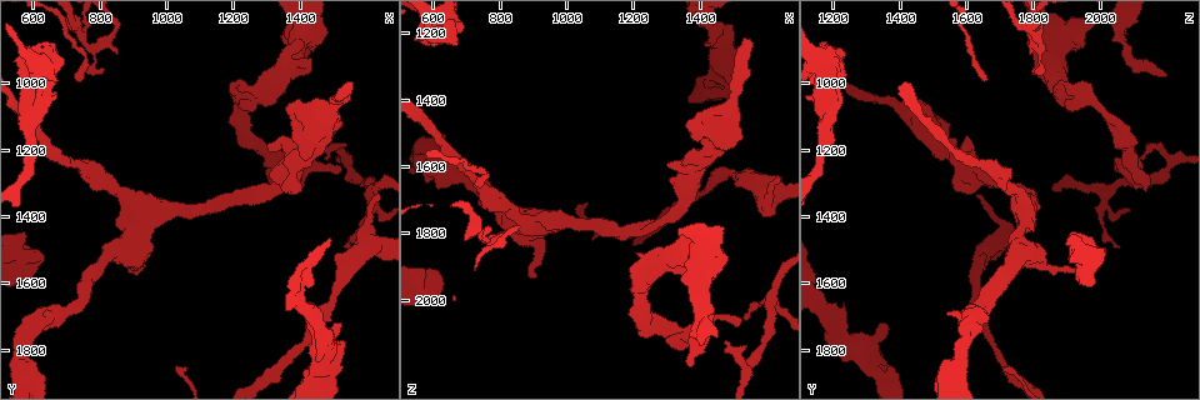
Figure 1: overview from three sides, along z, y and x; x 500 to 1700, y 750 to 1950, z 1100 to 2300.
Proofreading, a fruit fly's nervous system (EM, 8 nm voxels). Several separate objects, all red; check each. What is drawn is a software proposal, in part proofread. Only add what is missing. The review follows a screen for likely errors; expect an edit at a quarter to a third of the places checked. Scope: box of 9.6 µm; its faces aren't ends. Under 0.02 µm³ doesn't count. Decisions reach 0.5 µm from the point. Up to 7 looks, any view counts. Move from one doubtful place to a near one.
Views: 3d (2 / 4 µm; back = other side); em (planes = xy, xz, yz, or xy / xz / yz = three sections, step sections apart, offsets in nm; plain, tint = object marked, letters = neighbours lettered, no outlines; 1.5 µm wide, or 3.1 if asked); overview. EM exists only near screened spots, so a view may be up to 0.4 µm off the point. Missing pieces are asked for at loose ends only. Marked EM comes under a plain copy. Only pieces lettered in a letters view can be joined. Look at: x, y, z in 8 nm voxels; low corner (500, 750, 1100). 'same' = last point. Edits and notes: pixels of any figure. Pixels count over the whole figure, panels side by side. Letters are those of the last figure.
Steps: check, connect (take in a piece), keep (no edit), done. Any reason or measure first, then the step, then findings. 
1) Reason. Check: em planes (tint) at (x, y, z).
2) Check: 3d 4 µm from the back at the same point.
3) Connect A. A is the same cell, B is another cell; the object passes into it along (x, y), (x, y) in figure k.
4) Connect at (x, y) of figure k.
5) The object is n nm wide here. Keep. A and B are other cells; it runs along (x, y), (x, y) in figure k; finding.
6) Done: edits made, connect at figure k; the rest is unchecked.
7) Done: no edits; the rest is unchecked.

Check: 3d 4 µm from the back at (570, 1590, 1950).

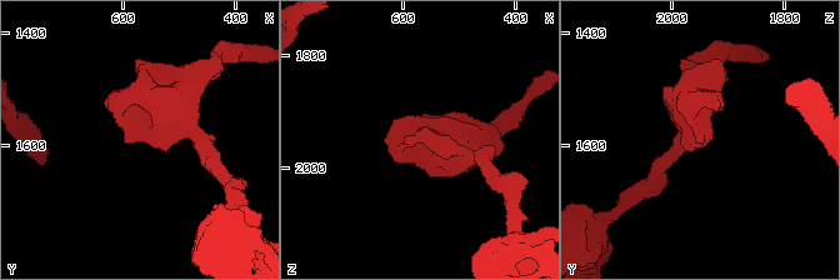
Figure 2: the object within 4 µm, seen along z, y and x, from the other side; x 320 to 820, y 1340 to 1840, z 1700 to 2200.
Check: em planes (letters) at (580, 1590, 1950).

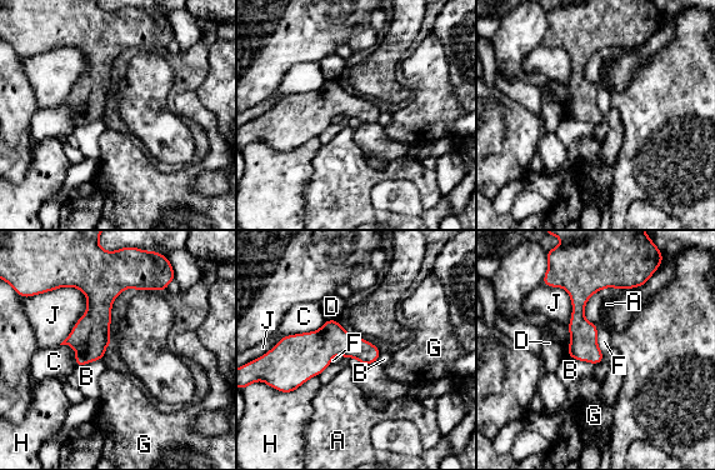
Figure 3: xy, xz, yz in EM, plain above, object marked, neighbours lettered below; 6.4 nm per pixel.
Keep. A, B, C, D, F, G, H and J are other cells; a border runs along (101, 359), (76, 366) in figure 3; no lettered piece goes on from it.

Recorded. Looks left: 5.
Free end. Check: 3d 4 µm at (1370, 980, 2200).

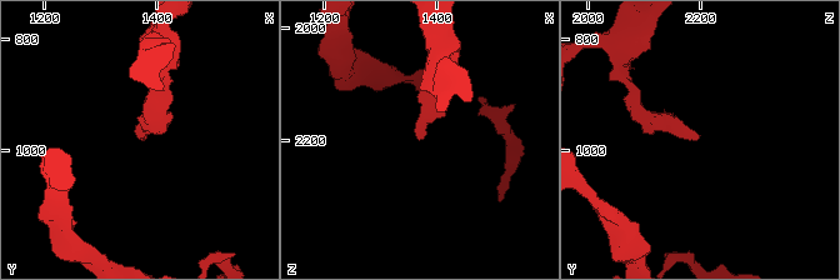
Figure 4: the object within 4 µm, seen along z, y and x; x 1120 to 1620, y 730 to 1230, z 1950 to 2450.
Check: em xy step 8 (tint) at (1370, 975, 2200).

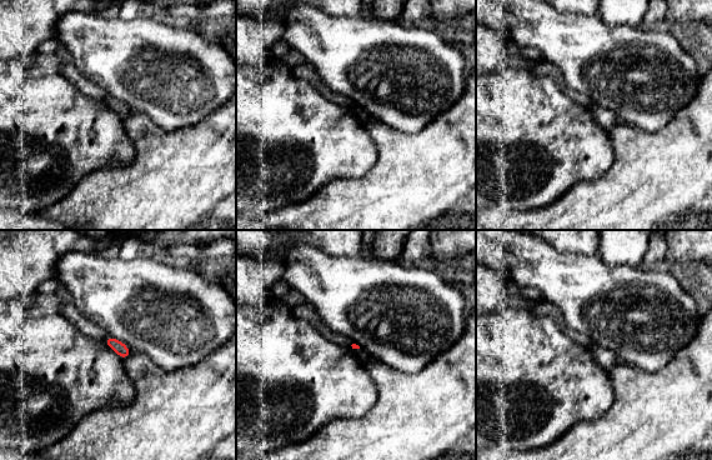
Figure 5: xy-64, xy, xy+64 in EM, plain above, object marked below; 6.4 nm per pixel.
Check: em xz step 4 (letters) at the same point.

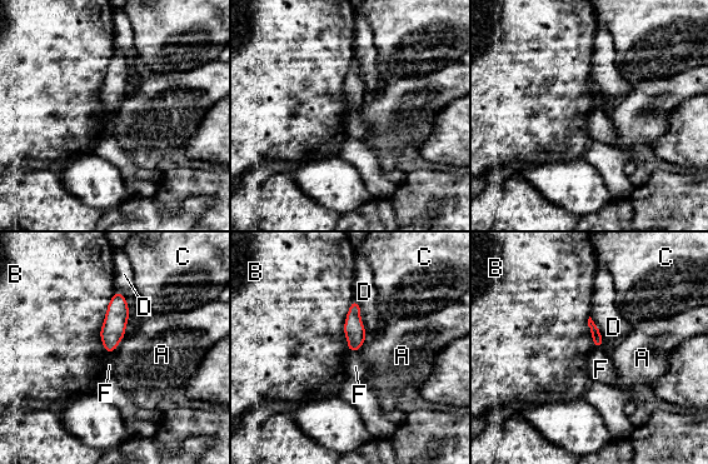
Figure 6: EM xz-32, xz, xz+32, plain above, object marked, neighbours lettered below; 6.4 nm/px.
The longest contact is with B, 400 nm. Keep. A, B, C, D and F are other cells; a border runs along (358, 349), (349, 352) in figure 6; none of them fits.

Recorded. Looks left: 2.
Done: no edits; the rest is unchecked.

